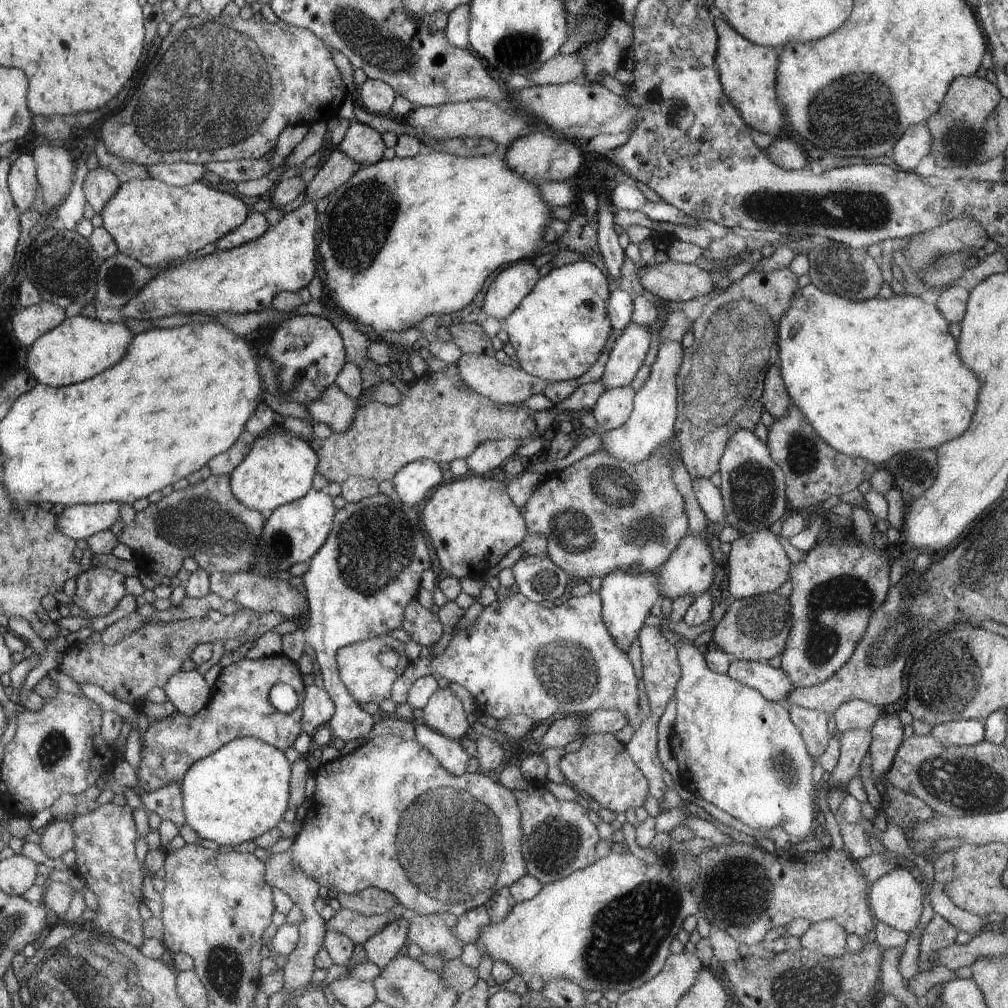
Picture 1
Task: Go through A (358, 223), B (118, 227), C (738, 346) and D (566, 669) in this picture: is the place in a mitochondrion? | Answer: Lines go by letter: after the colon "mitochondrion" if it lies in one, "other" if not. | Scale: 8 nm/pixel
A: mitochondrion
B: other
C: mitochondrion
D: mitochondrion

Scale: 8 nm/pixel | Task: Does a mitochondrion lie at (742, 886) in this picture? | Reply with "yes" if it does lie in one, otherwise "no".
yes

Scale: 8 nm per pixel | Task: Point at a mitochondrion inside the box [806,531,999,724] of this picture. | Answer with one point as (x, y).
(945, 682)

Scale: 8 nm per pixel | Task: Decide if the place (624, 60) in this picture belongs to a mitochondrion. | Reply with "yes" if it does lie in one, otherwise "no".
no

